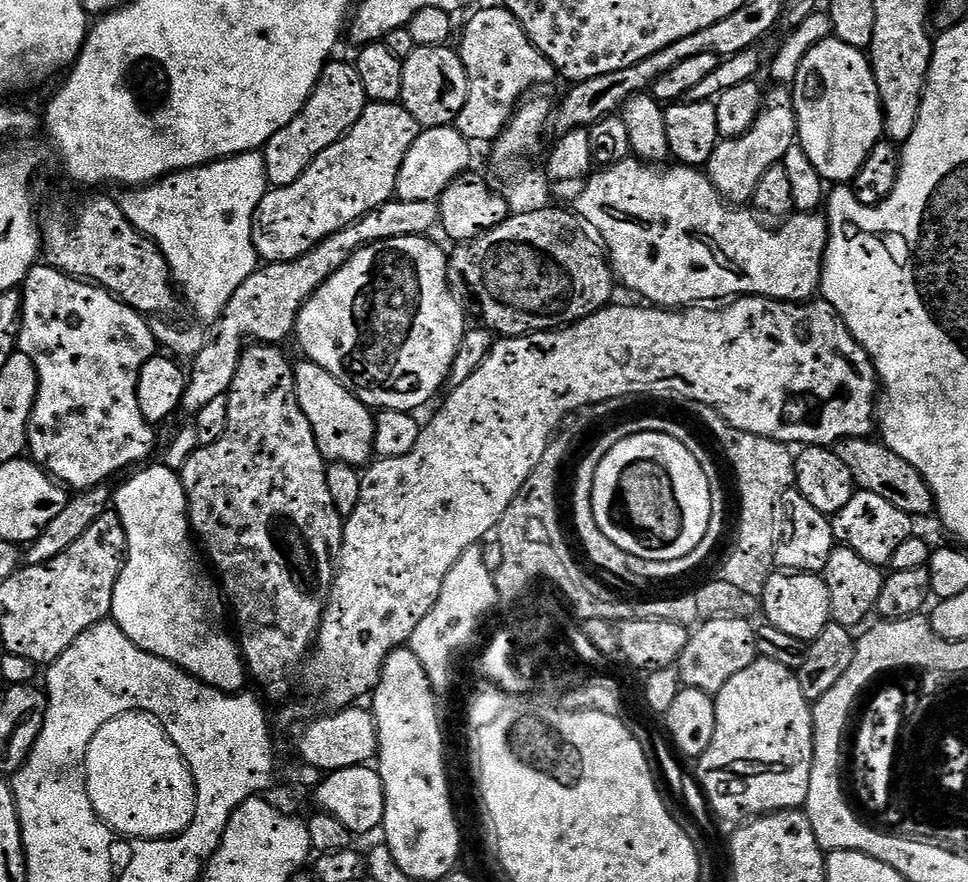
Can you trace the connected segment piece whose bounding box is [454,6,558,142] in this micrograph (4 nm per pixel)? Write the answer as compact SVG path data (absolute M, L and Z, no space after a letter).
M478 8L465 22L464 37L458 43L462 66L466 66L468 75L468 97L454 127L469 142L495 142L511 122L521 101L536 90L531 88L550 83L557 79L558 73L555 66L536 49L534 42L530 42L518 18L514 18L507 8Z

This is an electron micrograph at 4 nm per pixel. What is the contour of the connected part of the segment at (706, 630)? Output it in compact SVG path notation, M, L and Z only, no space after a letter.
M738 618L705 620L689 635L686 648L680 655L680 683L686 688L715 694L726 686L726 682L730 682L730 678L734 678L734 674L746 670L746 666L753 664L757 658L756 628L749 621Z

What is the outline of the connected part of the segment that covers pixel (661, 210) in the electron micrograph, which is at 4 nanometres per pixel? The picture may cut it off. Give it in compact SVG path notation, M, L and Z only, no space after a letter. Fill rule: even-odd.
M639 159L623 160L613 168L589 175L576 200L575 215L583 223L585 220L587 227L602 241L619 283L621 280L630 291L637 292L644 299L641 301L673 310L741 296L808 302L820 292L820 275L824 273L824 255L828 249L828 222L823 215L792 214L781 223L785 223L781 228L771 232L764 228L760 221L763 219L755 211L744 206L729 206L701 169L672 167L676 168L659 172L656 169L659 167Z

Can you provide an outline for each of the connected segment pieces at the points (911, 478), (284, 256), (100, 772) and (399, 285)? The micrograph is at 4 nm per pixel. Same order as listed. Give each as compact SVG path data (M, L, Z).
M859 436L853 440L841 440L835 445L838 458L842 458L842 463L850 469L850 474L854 474L857 489L886 498L886 502L898 506L898 510L910 517L933 515L932 491L922 474L918 474L918 470L914 470L914 466L910 466L906 458L898 458L898 454L894 454L894 450L890 450L883 442L876 441L875 444L874 441L875 439Z
M399 102L366 105L362 118L334 146L322 150L298 182L272 188L258 202L252 223L257 257L270 264L302 258L330 234L388 203L396 195L403 159L421 131L420 123Z
M124 712L94 734L84 764L87 793L100 819L129 839L180 844L197 812L197 788L188 763L155 715Z
M407 236L406 238L390 238L382 242L367 244L360 248L342 265L339 270L328 279L323 286L316 291L311 298L302 306L296 316L294 340L300 343L303 355L313 364L322 366L331 376L338 378L342 386L346 386L353 394L373 410L386 412L410 412L415 413L416 408L428 404L436 396L440 387L445 387L448 372L452 368L454 358L458 354L458 346L462 342L466 331L464 324L464 312L460 309L461 301L448 287L448 257L447 251L443 252L438 245L428 236Z

